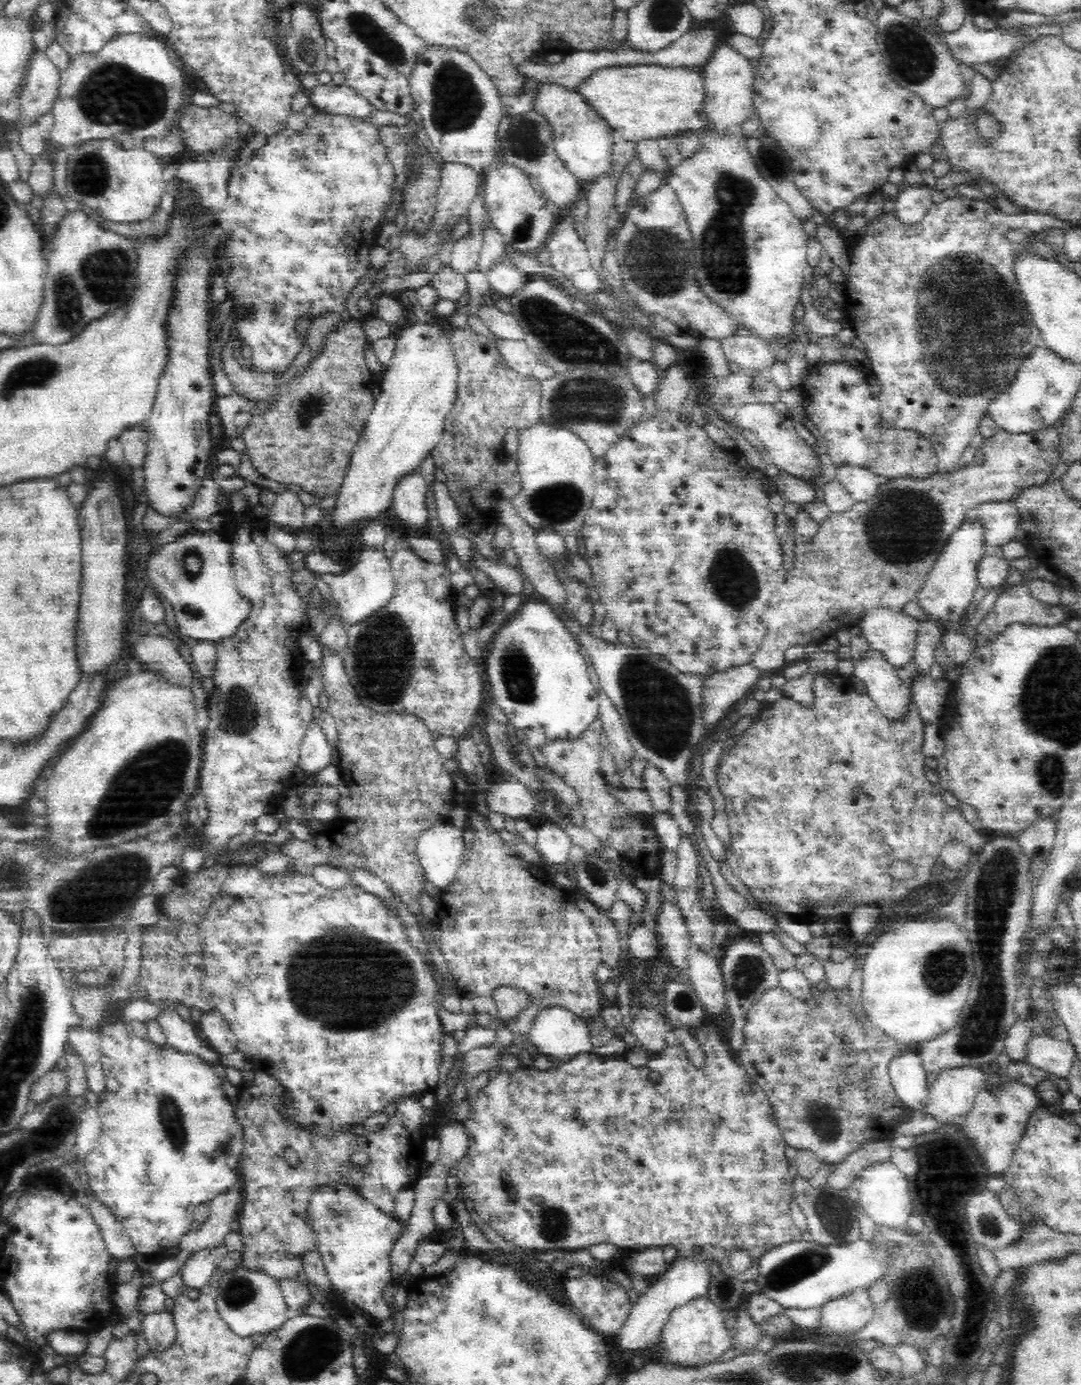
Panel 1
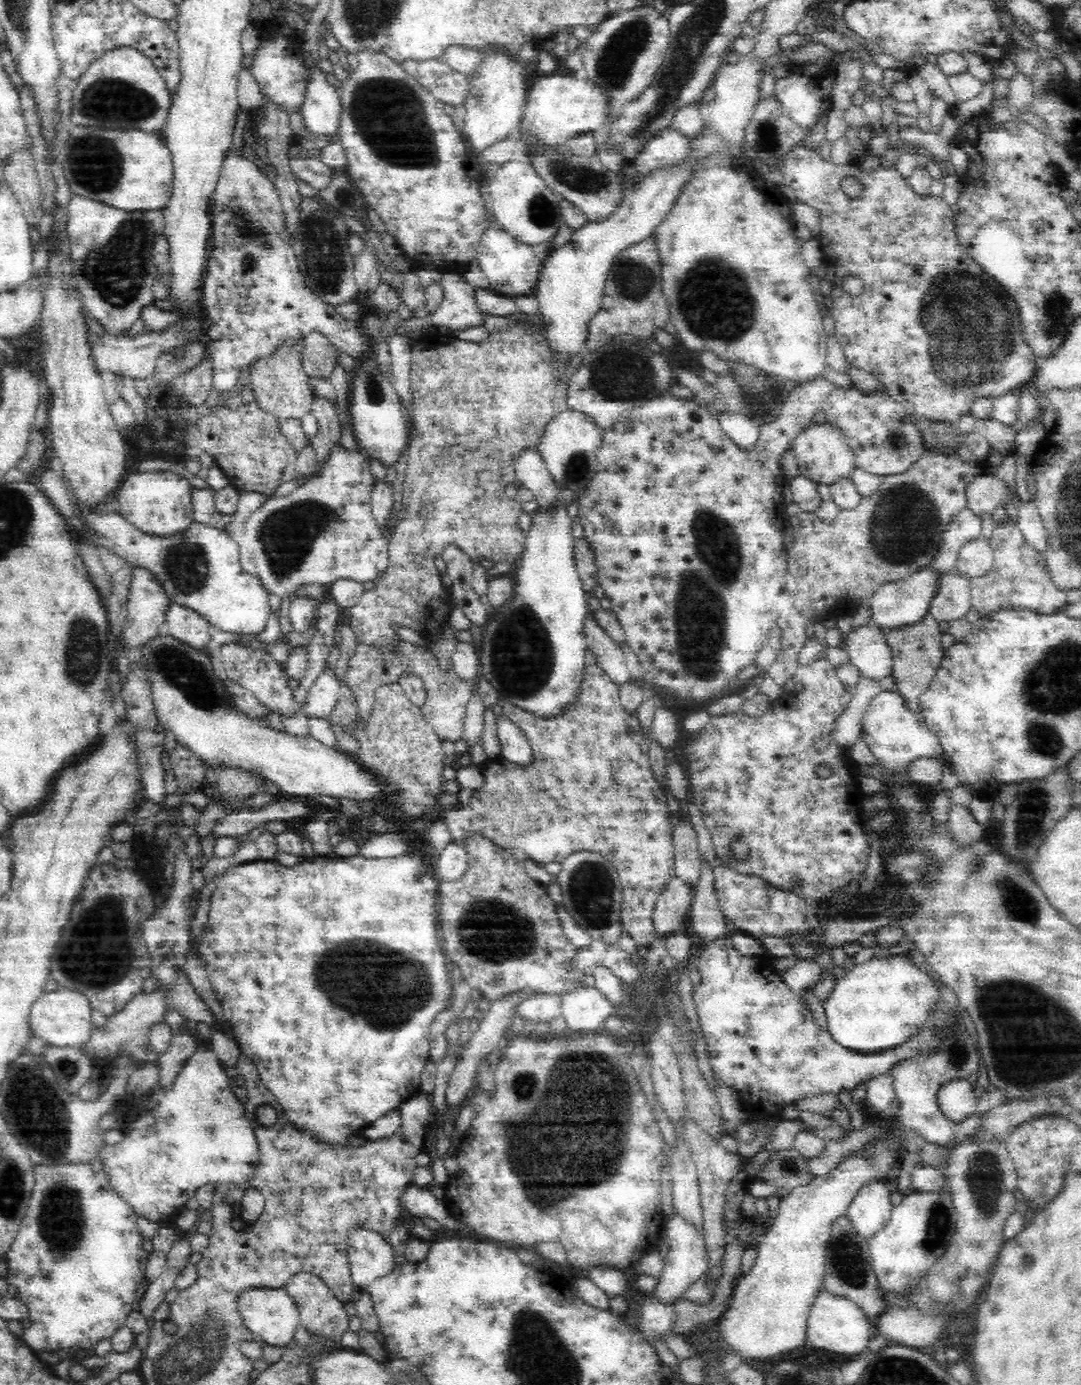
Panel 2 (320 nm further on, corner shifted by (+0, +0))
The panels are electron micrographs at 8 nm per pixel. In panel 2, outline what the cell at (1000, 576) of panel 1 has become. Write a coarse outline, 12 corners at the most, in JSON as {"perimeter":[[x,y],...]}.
{"perimeter":[[979,538],[961,548],[953,573],[978,579],[993,569],[991,544]]}

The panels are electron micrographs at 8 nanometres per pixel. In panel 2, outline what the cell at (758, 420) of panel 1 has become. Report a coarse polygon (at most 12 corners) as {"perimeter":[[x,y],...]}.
{"perimeter":[[832,427],[791,440],[794,464],[817,484],[848,477],[852,452]]}

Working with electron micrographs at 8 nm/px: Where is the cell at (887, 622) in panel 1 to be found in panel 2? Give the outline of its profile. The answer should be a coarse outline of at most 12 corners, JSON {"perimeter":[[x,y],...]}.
{"perimeter":[[852,625],[844,646],[862,675],[893,674],[886,628]]}

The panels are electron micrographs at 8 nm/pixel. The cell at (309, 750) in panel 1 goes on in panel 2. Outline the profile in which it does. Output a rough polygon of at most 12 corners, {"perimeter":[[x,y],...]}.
{"perimeter":[[319,674],[302,700],[304,718],[332,723],[337,679]]}

